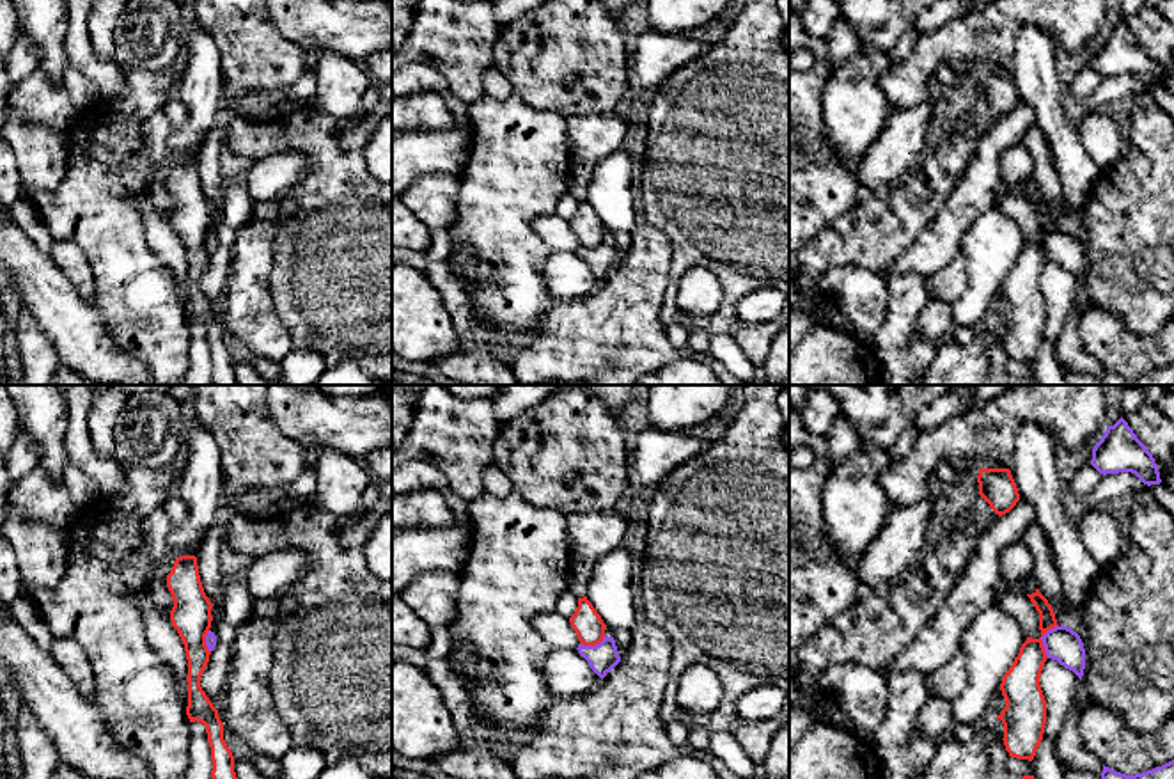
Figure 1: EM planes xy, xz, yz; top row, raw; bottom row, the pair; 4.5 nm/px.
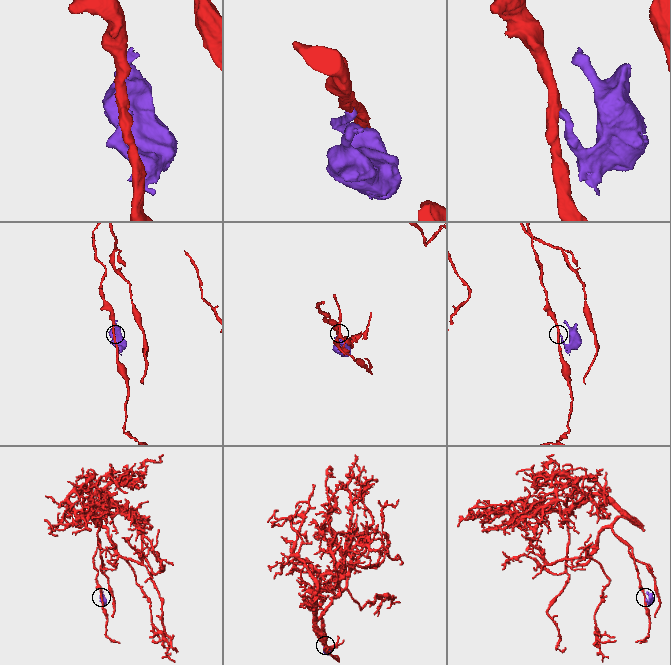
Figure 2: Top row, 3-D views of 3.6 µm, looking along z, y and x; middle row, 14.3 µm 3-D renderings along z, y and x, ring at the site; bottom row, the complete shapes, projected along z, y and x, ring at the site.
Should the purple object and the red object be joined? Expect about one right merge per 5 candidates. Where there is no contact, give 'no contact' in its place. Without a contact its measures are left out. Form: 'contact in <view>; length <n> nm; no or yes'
contact in yz; length 160 nm; no

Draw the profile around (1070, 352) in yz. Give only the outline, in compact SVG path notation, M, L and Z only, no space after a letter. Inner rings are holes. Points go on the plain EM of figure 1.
M1078 296L1068 312L1064 327L1055 341L1053 351L1062 371L1085 373L1101 380L1101 364L1085 350L1080 337L1080 316L1084 309L1084 296Z

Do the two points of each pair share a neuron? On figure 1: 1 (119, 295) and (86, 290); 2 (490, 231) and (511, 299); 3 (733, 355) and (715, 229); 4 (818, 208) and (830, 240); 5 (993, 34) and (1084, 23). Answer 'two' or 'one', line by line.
1: two
2: one
3: two
4: two
5: one

